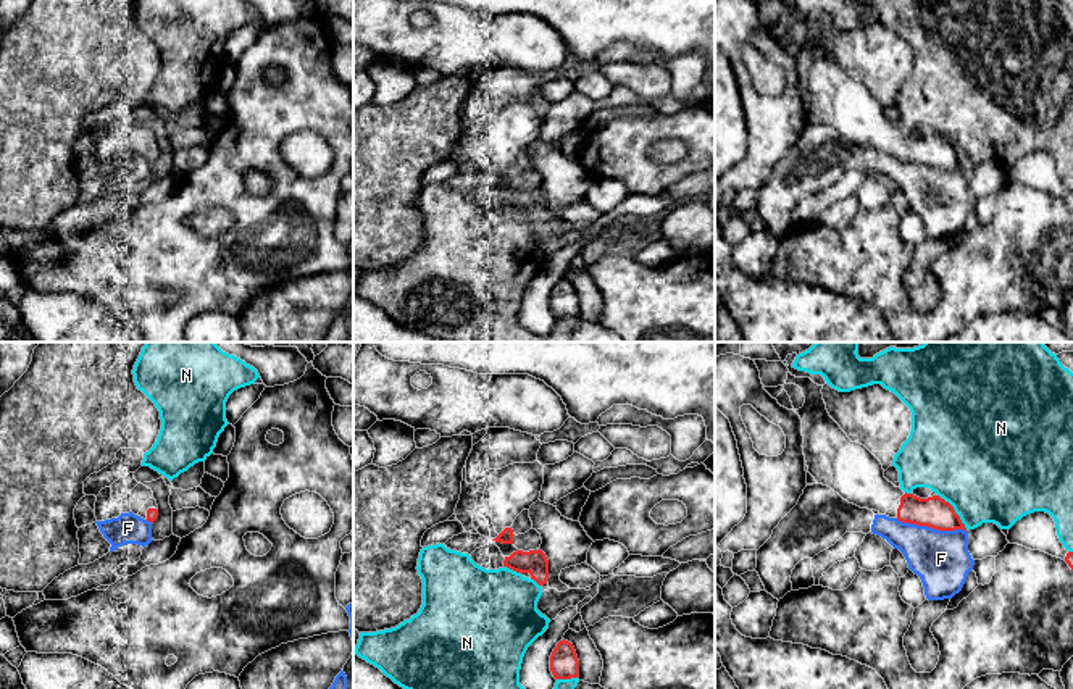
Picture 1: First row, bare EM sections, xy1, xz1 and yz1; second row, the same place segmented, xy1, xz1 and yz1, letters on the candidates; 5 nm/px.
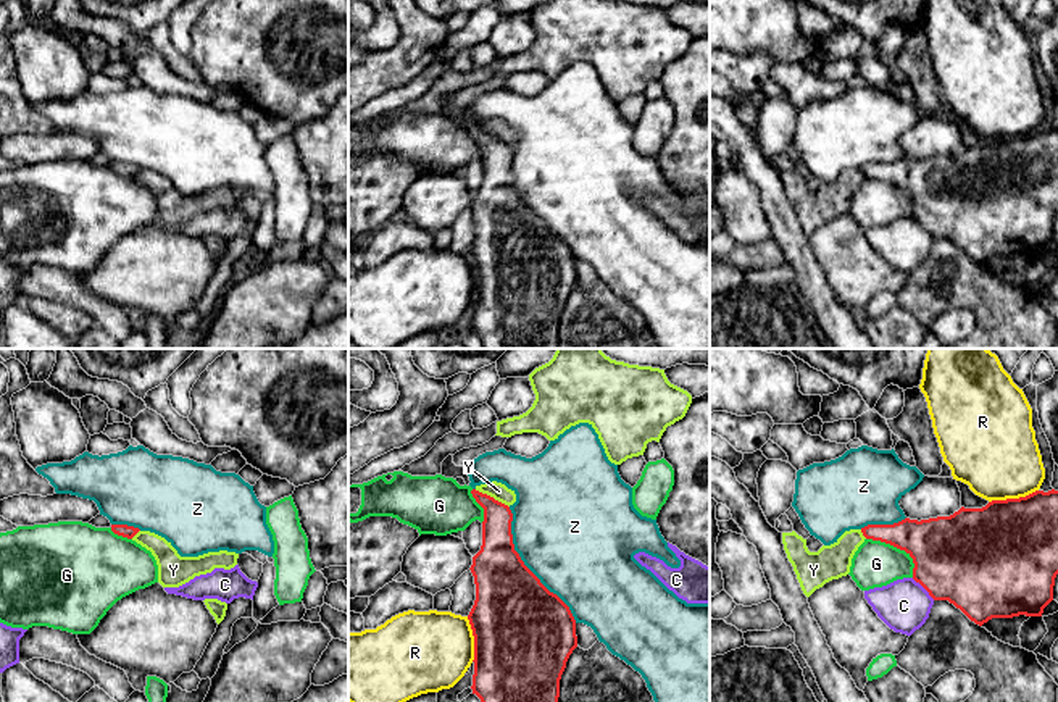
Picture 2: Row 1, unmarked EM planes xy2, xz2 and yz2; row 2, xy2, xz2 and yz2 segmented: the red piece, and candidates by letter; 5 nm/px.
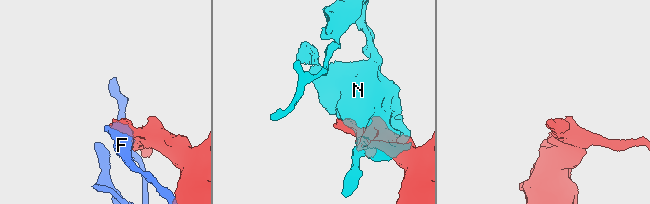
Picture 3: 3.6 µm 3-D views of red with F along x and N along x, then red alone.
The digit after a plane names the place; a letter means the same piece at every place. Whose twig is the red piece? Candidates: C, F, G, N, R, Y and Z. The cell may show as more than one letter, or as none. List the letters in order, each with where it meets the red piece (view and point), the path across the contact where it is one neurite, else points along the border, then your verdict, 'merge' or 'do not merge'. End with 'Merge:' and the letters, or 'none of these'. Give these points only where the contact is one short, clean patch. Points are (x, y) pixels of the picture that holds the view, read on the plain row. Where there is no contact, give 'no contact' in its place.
C: yz2 (923, 225) | along yz2 (912, 217), (934, 238) | do not merge
F: yz1 (931, 165) | do not merge
G: yz2 (899, 186) | do not merge
N: yz1 (957, 154) | do not merge
R: yz2 (1013, 137) | do not merge
Y: xz2 (492, 136) | do not merge
Z: xz2 (524, 204) | do not merge
Merge: none of these

